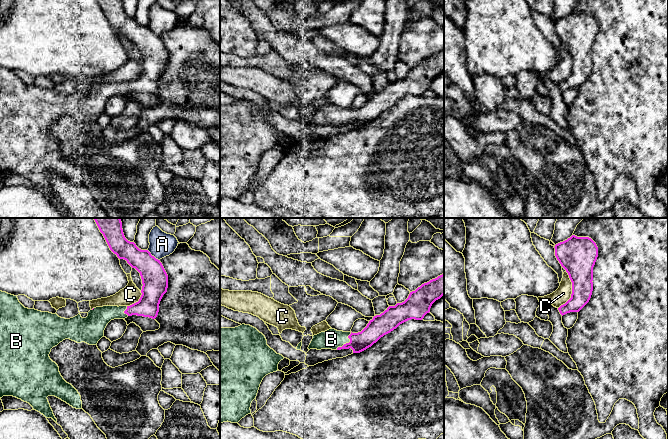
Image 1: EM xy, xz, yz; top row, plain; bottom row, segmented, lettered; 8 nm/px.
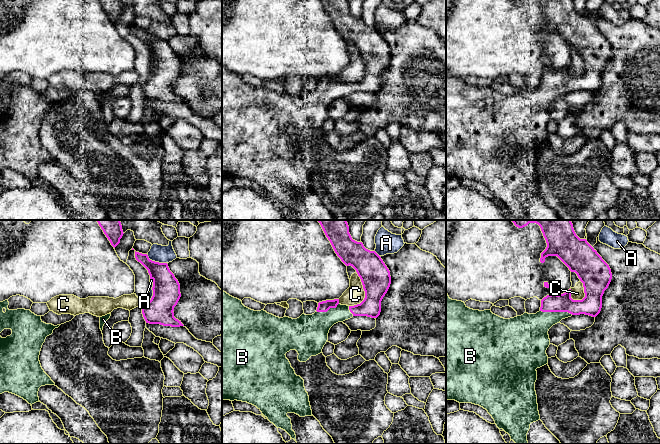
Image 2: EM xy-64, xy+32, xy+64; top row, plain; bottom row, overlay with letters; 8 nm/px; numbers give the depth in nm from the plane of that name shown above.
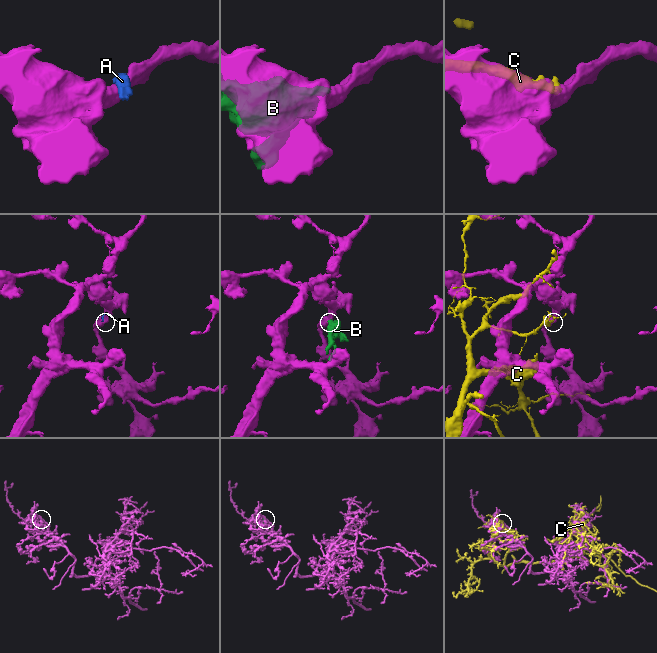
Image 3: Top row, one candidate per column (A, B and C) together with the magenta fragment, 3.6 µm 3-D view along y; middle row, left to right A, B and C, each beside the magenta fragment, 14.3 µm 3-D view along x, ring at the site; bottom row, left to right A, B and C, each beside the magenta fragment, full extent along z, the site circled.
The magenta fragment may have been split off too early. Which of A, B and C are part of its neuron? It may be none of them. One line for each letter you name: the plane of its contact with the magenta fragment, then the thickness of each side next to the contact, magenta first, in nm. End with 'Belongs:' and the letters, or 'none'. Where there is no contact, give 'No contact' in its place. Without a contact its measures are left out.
B: Touches magenta in xz. Thickness 150 nm (magenta) against 160 nm
Belongs: B

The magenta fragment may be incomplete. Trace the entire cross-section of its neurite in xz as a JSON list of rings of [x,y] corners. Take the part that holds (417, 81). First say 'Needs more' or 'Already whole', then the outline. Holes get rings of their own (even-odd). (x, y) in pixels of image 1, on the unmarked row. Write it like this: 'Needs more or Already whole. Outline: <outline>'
Needs more. Outline: [[[444,50],[410,68],[404,78],[389,82],[383,89],[374,92],[361,108],[343,108],[331,104],[314,111],[308,125],[341,126],[351,124],[353,129],[360,129],[400,100],[411,95],[422,96],[430,88],[432,80],[443,71]]]

